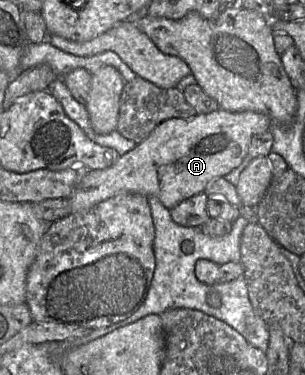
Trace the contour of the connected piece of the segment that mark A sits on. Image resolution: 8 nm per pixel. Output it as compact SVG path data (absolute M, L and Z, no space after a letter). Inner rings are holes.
M219 108L212 113L195 115L190 119L172 118L159 124L150 136L134 149L120 156L114 165L103 170L86 170L68 198L71 213L83 212L119 193L137 193L156 197L171 210L181 201L204 192L215 179L225 177L246 157L252 138L270 131L271 119L262 113L229 112Z

